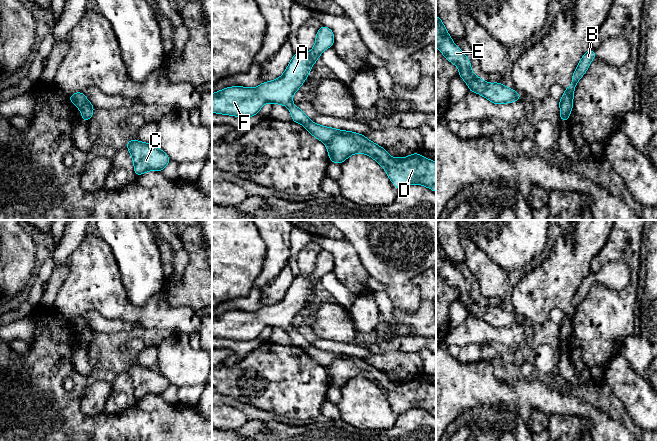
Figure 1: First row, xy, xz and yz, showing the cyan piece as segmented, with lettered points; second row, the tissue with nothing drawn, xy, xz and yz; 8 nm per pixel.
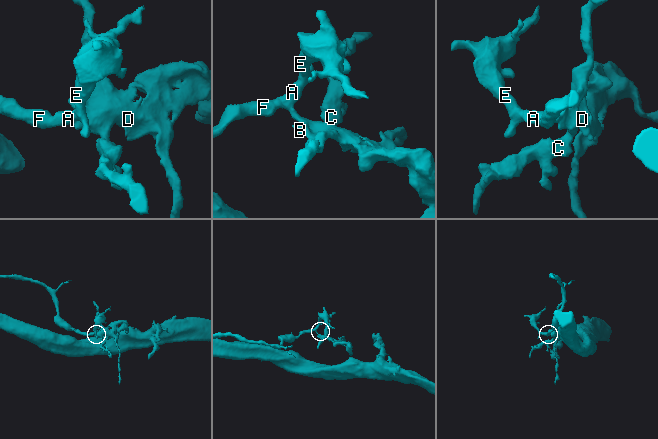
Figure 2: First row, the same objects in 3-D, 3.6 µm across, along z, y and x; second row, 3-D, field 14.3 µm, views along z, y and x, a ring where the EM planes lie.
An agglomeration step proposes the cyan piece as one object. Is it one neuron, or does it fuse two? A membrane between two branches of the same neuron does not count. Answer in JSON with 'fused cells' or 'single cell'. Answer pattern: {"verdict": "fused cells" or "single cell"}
{"verdict": "fused cells"}

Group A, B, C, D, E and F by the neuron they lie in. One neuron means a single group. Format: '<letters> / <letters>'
A E F / B C D

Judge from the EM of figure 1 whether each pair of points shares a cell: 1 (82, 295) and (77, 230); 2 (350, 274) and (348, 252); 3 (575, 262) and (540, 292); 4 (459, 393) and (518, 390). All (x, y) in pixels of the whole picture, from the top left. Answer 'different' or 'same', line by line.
1: different
2: same
3: same
4: same

